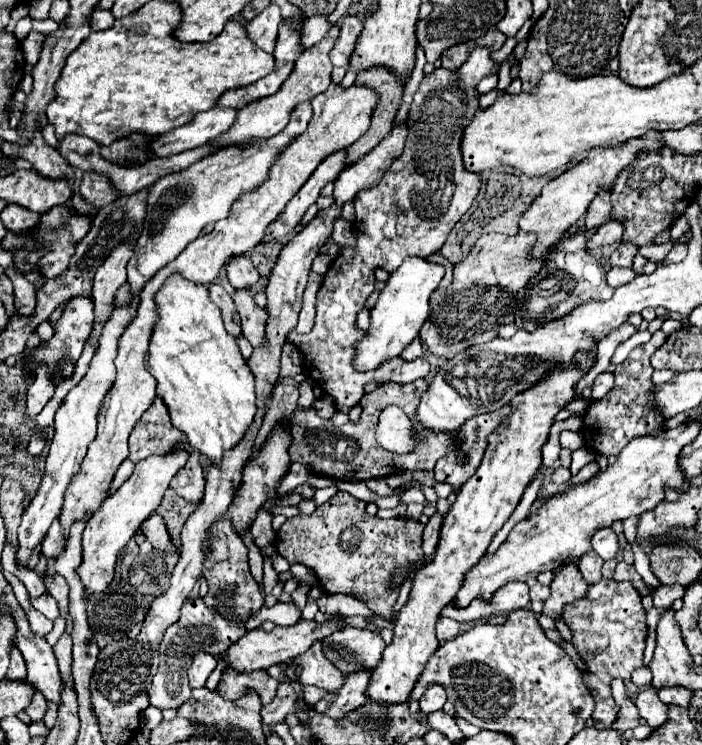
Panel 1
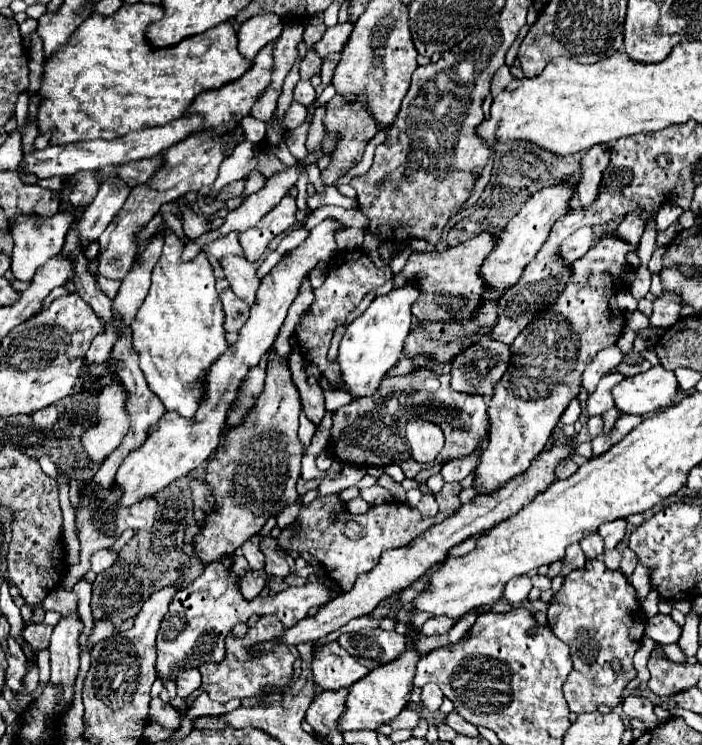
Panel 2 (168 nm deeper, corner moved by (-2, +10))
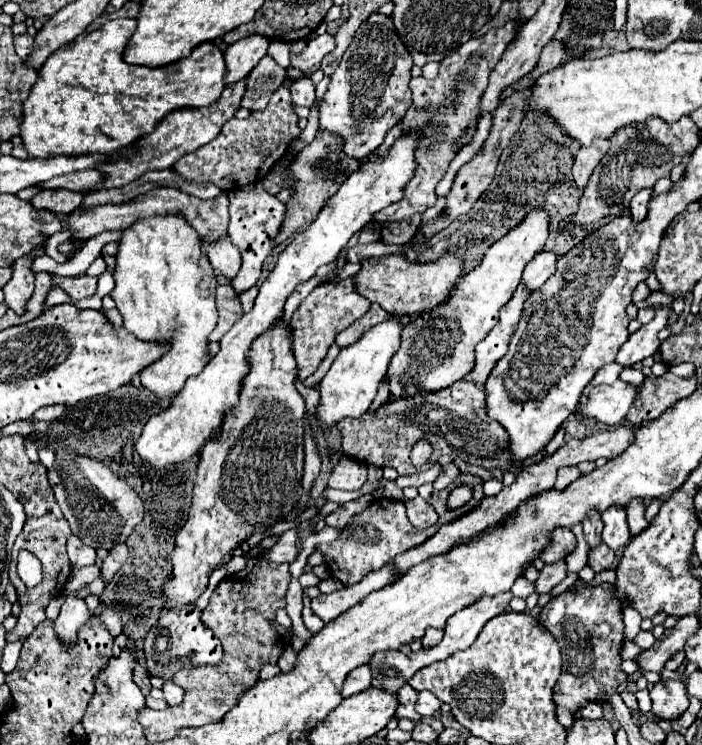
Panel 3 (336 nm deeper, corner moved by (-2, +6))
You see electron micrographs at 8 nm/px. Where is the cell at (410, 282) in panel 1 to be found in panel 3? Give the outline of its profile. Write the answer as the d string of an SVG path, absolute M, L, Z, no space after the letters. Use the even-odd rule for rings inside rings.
M389 316L383 324L373 326L367 334L363 334L355 344L349 348L343 348L335 362L331 364L325 378L319 382L321 400L317 406L317 426L319 430L327 432L331 430L339 420L343 418L359 418L365 414L377 394L379 382L383 380L389 360L399 350L399 336L401 336L403 324L399 322L399 316Z

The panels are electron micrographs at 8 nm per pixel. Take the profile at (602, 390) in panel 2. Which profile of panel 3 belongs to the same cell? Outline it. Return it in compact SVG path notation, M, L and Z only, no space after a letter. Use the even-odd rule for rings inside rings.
M625 368L622 371L622 380L632 385L639 386L642 384L644 379L645 376L641 372L641 370L636 370L633 368Z

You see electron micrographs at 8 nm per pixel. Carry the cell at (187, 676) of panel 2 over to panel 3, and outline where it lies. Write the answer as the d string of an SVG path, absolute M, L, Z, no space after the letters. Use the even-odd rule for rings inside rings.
M167 680L163 684L163 698L165 698L165 702L169 706L177 706L183 700L183 696L185 696L185 690L179 688L179 686L175 686L171 680Z

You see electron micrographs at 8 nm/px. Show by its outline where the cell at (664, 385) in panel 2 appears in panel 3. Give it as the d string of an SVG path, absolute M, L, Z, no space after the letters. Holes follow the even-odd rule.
M617 380L613 384L593 386L589 392L589 400L583 404L581 412L575 414L577 420L597 420L607 426L619 426L625 422L625 414L633 406L637 388Z

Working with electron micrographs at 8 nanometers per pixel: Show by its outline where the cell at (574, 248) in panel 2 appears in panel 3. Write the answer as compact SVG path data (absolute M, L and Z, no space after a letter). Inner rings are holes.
M539 252L523 270L521 284L527 286L527 292L533 292L545 284L545 280L555 274L557 254L553 252Z

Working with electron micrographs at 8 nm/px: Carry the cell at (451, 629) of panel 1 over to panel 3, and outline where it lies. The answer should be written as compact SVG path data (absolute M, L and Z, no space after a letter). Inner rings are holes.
M429 628L429 630L425 632L425 636L421 638L421 642L423 642L423 648L431 648L431 646L437 646L437 644L441 642L441 638L443 638L443 630L435 630L435 628Z

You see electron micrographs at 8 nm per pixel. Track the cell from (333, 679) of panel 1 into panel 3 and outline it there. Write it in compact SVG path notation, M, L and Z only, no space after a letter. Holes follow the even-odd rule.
M365 664L365 666L359 666L355 668L347 678L345 678L345 684L343 684L343 698L349 698L357 692L363 692L371 686L371 668Z

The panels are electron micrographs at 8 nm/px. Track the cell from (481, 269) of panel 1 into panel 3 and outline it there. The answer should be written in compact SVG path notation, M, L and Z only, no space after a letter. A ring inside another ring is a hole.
M391 254L381 258L365 258L361 262L361 270L355 274L355 290L359 290L359 294L363 294L367 300L377 302L389 314L413 318L425 310L443 304L449 298L461 274L463 262L453 254L447 254L437 262L429 264L415 264L403 256Z

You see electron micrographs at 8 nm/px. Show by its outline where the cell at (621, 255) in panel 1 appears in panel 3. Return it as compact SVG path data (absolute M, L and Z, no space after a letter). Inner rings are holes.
M639 190L639 194L635 194L635 198L631 198L629 202L629 210L633 216L633 222L641 222L647 214L647 202L651 200L653 190Z

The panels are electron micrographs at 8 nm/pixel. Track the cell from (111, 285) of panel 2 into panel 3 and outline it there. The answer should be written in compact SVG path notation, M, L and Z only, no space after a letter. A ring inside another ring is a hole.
M51 274L51 282L65 290L73 300L83 300L83 298L89 298L95 294L97 290L97 278L91 278L87 274L81 274L81 276L75 276L75 278L65 278L65 276L57 276L57 274Z

